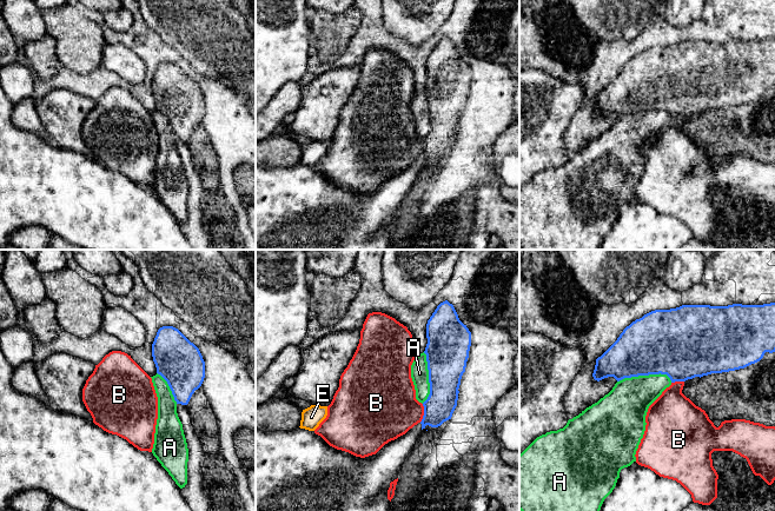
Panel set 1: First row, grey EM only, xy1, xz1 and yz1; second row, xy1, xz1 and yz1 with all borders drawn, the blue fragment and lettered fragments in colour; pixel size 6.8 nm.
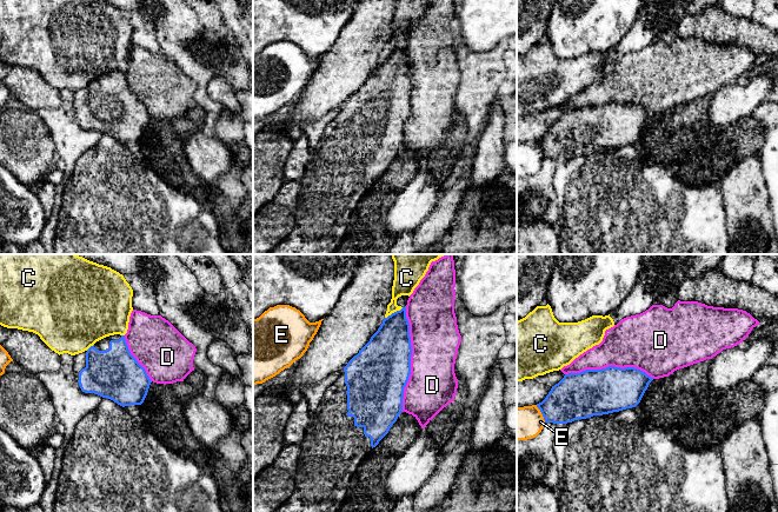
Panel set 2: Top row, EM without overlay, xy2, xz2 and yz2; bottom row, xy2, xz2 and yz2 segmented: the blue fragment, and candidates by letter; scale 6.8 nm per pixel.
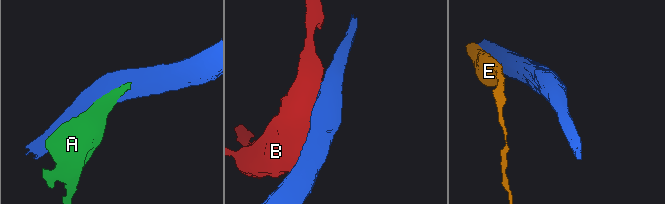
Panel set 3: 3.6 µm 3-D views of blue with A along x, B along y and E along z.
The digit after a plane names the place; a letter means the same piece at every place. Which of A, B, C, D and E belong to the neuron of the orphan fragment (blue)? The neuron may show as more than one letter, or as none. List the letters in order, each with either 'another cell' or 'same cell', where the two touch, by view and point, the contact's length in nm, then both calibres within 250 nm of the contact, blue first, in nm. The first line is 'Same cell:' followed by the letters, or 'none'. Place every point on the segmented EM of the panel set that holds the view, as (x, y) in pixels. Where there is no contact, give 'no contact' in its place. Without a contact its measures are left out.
Same cell: none
A: another cell | yz1 (644, 375) | 380 nm | 420/300 nm
B: another cell | xz1 (424, 413) | 130 nm | 200/400 nm
C: another cell | xz2 (394, 312) | 150 nm | 280/180 nm
D: another cell | xz2 (410, 359) | 700 nm | 400/340 nm
E: another cell | yz2 (542, 413) | 140 nm | 300/220 nm

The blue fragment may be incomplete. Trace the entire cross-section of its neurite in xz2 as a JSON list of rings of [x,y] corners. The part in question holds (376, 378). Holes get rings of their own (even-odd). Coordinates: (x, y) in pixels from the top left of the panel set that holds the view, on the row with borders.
[[[406,306],[385,318],[378,331],[371,337],[370,341],[354,355],[348,364],[340,371],[338,380],[332,384],[326,392],[306,428],[304,441],[301,443],[301,454],[298,461],[297,474],[294,478],[294,491],[291,497],[275,512],[325,512],[335,501],[343,503],[347,496],[347,486],[360,464],[366,459],[373,447],[388,433],[392,425],[403,412],[404,388],[411,374],[411,337],[410,324],[406,318]]]

